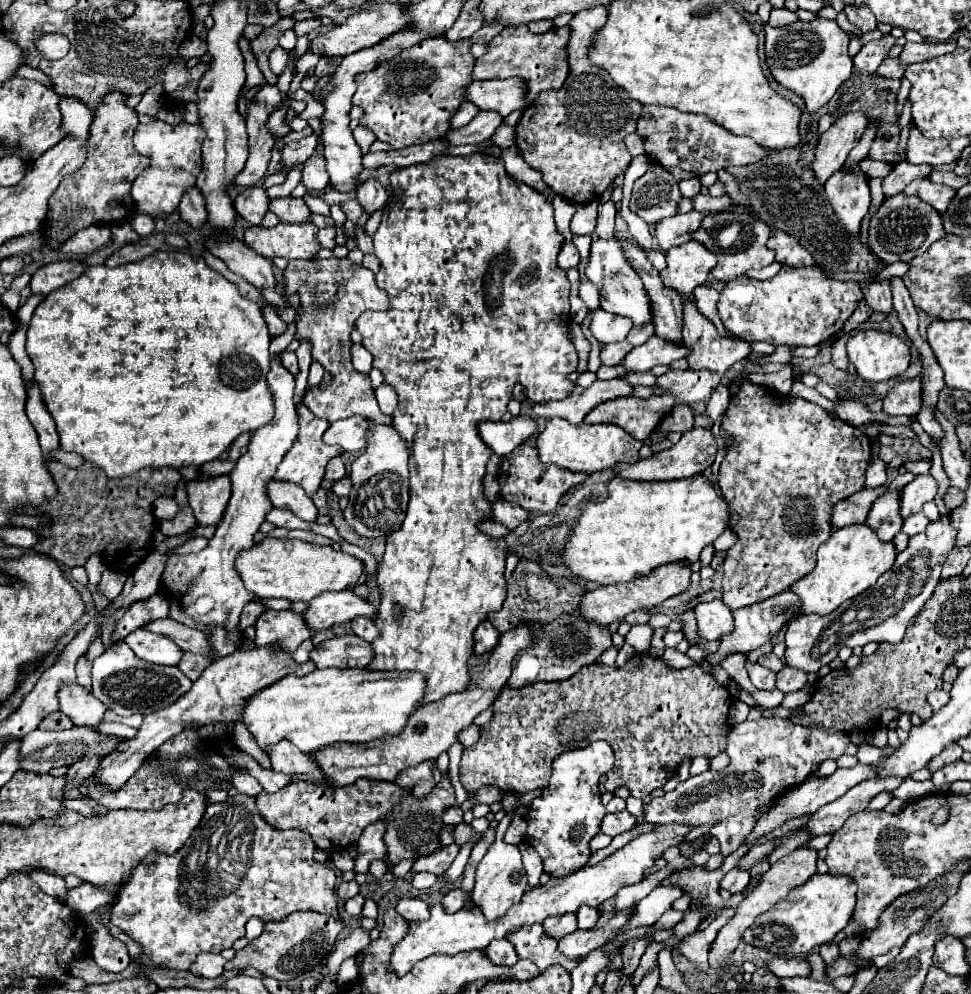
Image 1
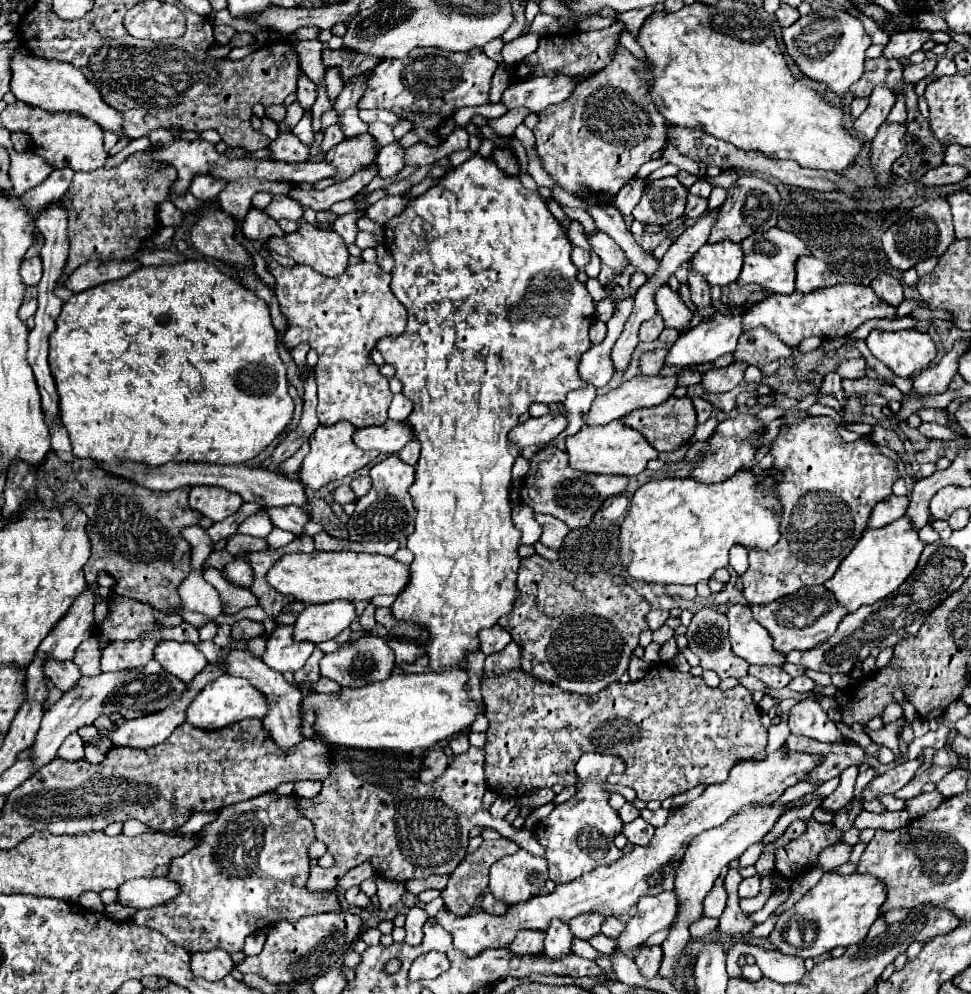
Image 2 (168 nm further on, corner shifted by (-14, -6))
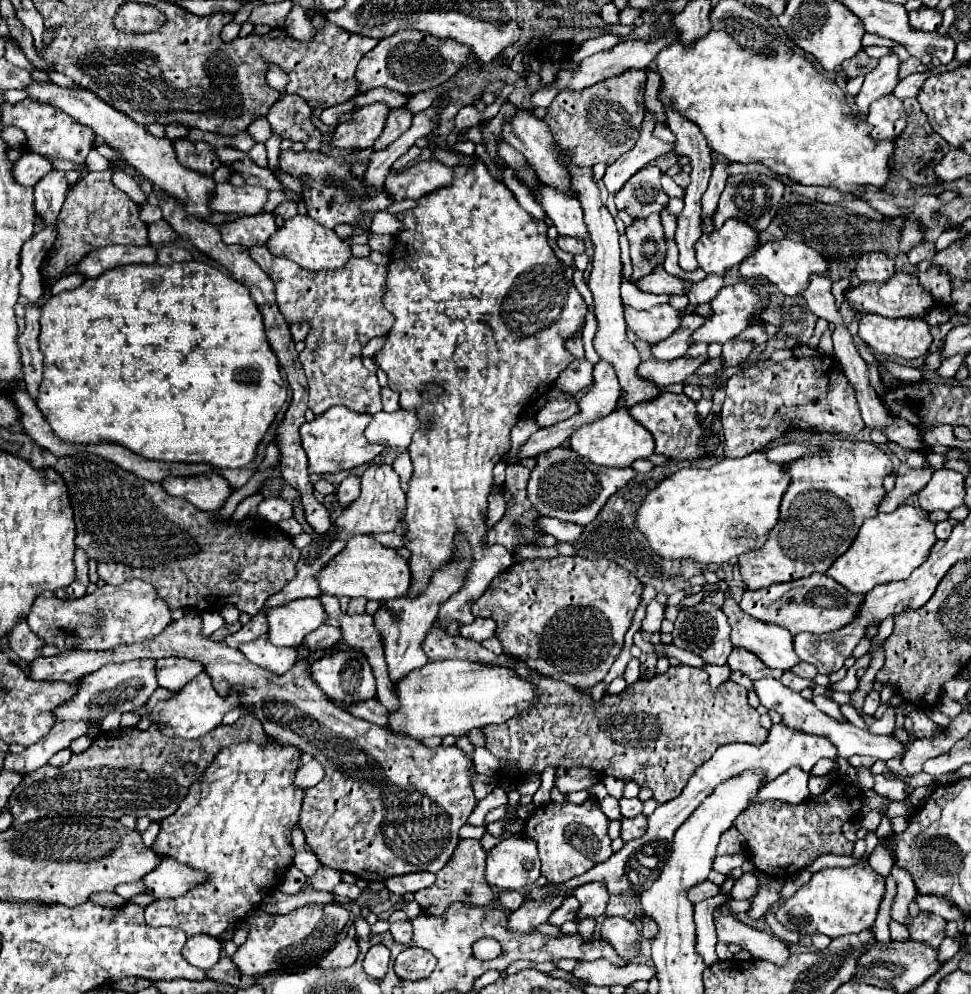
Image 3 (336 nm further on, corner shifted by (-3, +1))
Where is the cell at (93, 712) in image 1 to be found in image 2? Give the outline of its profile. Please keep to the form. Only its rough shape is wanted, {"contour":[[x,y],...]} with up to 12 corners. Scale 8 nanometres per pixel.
{"contour":[[47,661],[45,673],[63,693],[81,677],[73,661]]}

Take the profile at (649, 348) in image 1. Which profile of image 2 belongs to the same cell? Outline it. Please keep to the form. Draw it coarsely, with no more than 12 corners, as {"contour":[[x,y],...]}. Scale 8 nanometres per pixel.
{"contour":[[719,311],[681,333],[665,365],[689,367],[733,353],[741,311]]}

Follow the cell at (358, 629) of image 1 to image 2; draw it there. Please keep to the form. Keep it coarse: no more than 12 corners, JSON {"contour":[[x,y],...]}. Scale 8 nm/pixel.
{"contour":[[375,605],[363,611],[359,617],[367,633],[375,629]]}

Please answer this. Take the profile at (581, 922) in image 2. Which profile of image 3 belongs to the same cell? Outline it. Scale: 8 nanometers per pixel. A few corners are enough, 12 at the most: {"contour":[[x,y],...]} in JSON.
{"contour":[[588,882],[574,894],[580,900],[578,920],[602,916],[608,890]]}

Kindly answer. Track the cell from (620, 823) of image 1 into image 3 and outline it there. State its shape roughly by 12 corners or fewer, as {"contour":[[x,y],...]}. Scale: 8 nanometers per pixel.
{"contour":[[646,816],[622,818],[622,840],[640,838],[646,832]]}

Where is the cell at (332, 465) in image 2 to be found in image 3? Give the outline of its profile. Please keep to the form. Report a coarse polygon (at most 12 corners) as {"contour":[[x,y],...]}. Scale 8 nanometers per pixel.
{"contour":[[332,406],[300,426],[314,474],[362,466],[386,446],[372,416]]}

